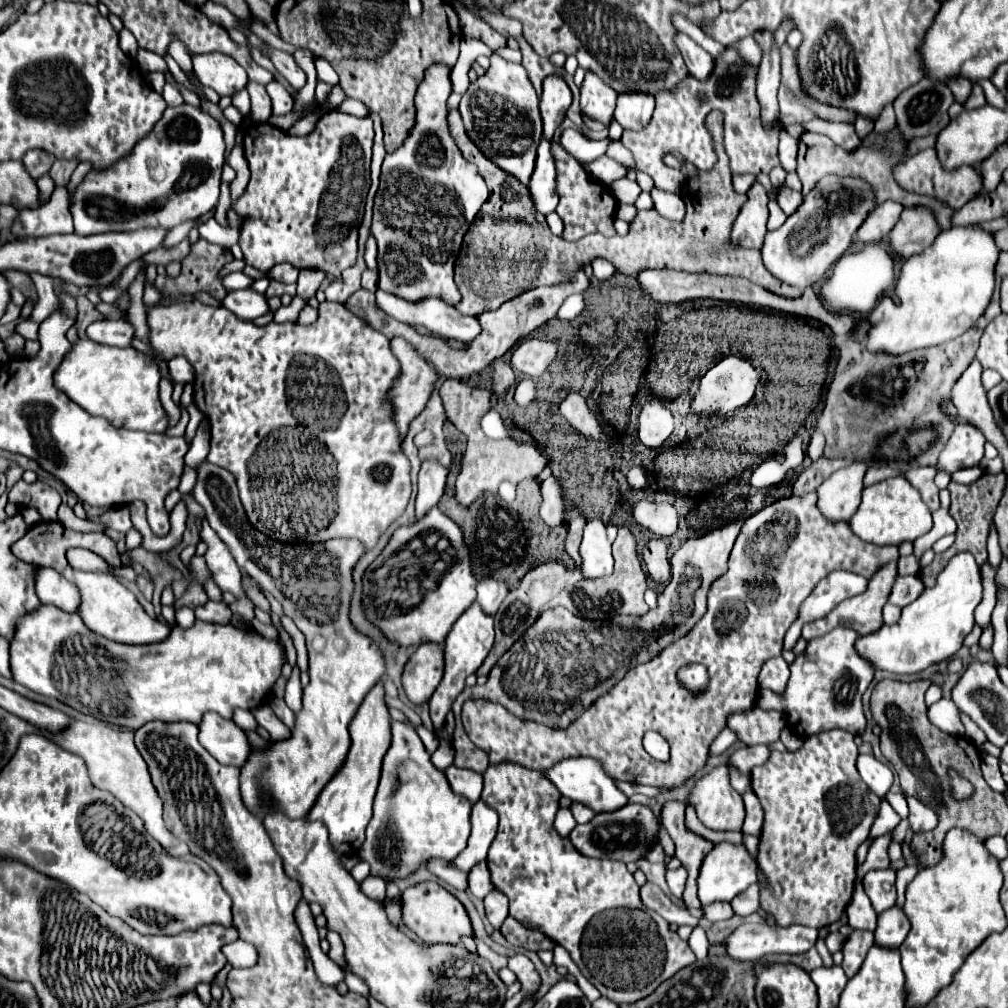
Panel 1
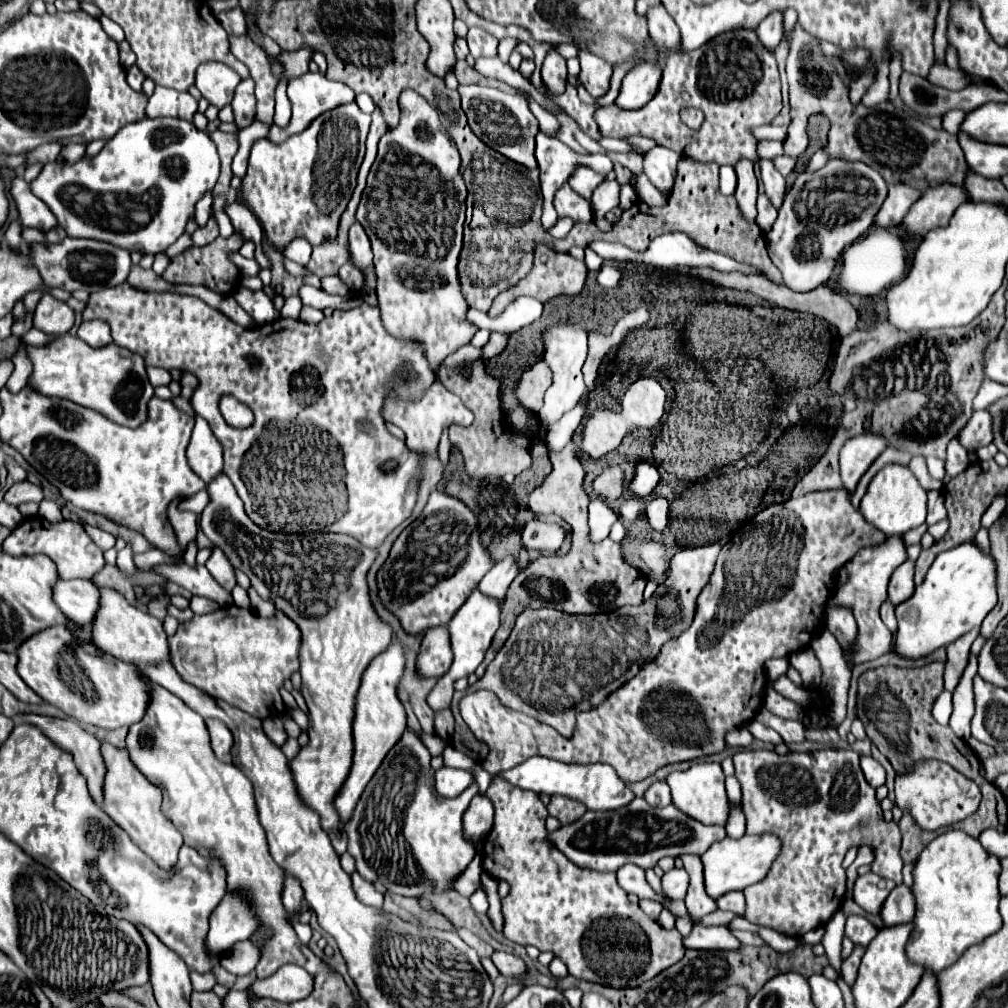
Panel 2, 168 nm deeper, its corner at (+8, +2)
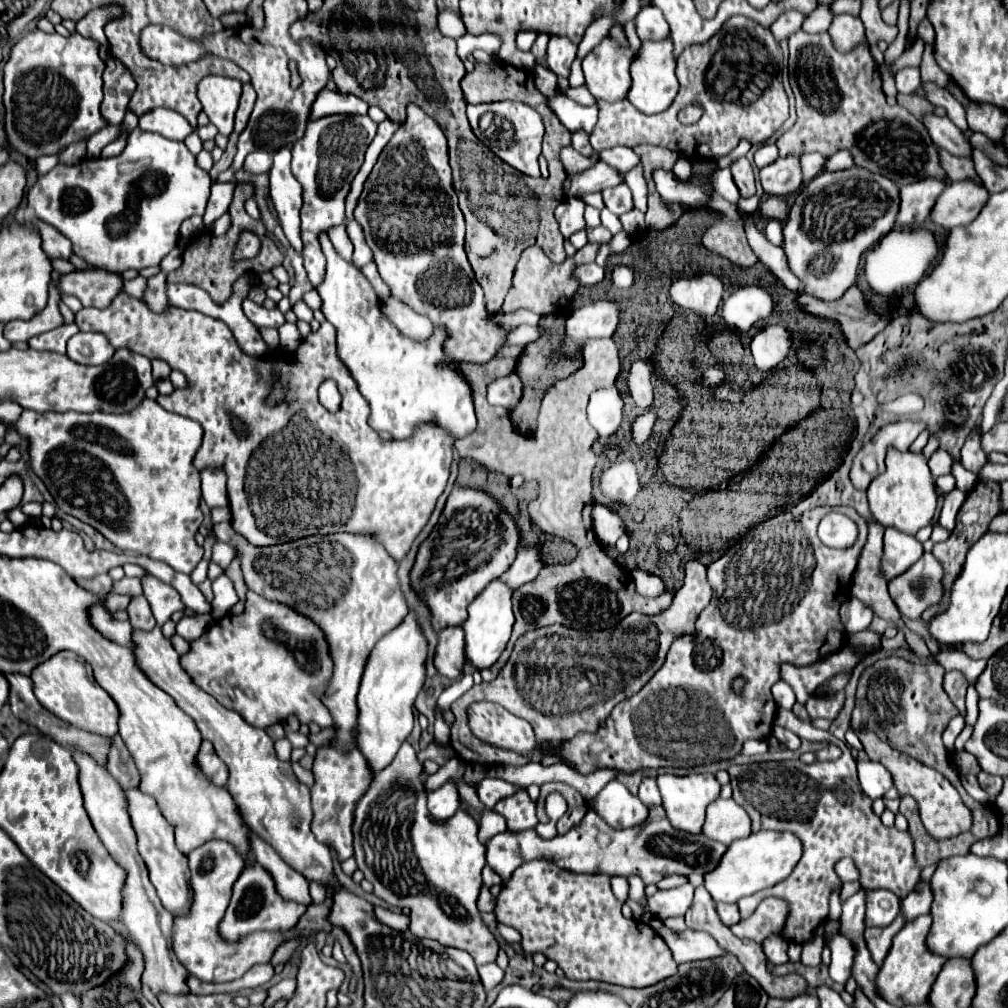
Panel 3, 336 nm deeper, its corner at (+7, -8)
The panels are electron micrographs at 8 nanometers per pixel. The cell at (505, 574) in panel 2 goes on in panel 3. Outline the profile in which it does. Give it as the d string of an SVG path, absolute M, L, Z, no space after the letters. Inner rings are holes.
M520 549L514 563L510 565L510 569L506 573L500 575L500 581L510 587L512 591L516 591L520 585L532 581L538 571L542 569L540 563L540 549Z

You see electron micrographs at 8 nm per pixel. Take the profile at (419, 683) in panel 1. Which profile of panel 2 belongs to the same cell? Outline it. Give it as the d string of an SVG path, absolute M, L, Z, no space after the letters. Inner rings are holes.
M445 625L431 627L423 633L417 669L421 677L443 677L453 663L449 631Z

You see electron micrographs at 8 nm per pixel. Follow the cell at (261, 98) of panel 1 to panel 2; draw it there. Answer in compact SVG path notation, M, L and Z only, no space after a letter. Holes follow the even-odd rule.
M243 79L237 89L235 97L231 101L235 125L237 129L245 129L255 121L255 95L253 95L253 79Z

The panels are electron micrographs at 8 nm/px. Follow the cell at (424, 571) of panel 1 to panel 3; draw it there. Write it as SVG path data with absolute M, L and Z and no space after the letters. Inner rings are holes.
M454 487L436 527L418 547L408 575L412 591L432 613L434 631L462 625L466 621L468 603L476 597L476 593L480 593L480 589L512 565L516 549L518 533L516 525L512 525L512 517L508 517L508 513L504 513L486 493Z

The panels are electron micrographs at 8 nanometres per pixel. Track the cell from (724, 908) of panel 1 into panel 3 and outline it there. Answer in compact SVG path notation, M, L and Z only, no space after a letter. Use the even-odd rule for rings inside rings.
M614 877L612 887L614 887L614 897L620 903L626 903L626 899L628 899L628 879L626 877Z

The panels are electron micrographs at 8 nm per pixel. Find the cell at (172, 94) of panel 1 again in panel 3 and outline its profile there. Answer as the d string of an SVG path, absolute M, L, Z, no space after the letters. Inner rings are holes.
M158 107L158 109L152 109L144 115L140 115L138 125L142 131L160 133L174 141L184 141L194 131L194 127L188 123L188 119L184 115L180 115L178 111L168 109L168 107Z

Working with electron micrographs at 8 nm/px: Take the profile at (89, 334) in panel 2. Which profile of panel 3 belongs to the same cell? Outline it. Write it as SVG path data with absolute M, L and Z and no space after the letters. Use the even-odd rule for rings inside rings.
M76 333L68 341L68 357L82 365L102 365L114 353L114 347L102 333Z

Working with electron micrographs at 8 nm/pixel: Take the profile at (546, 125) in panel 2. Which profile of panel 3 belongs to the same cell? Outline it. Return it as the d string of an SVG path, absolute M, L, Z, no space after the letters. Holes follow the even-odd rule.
M562 147L560 149L560 161L566 169L566 173L580 173L592 165L596 165L598 161L602 161L600 157L594 159L594 157L586 157L586 155L580 155L576 149L572 147Z

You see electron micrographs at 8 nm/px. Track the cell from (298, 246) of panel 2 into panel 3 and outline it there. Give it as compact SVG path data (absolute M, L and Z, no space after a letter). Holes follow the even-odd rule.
M284 145L274 153L274 165L270 169L270 195L278 211L280 225L288 237L292 249L302 255L304 243L300 237L300 207L302 207L302 187L290 171L292 145Z

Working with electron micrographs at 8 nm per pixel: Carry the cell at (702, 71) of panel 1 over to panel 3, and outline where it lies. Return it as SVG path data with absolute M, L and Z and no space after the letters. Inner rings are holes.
M646 5L636 15L636 31L640 41L662 41L670 37L670 27L654 5Z

